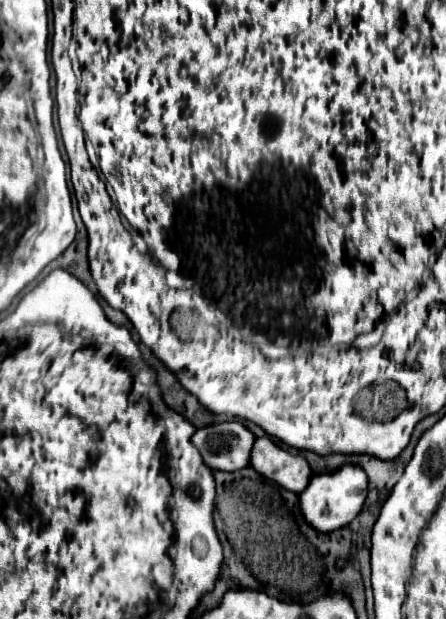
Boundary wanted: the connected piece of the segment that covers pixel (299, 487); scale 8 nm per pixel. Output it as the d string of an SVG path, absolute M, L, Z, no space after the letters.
M256 438L250 464L256 472L278 482L294 494L300 494L312 478L312 470L304 456L288 454L286 450L278 448L270 438Z

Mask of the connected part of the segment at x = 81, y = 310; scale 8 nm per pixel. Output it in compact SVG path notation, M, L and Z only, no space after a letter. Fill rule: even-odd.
M62 268L52 270L34 290L30 290L28 294L22 296L22 300L18 302L14 312L10 312L6 316L6 326L8 328L22 328L24 324L32 324L36 320L62 324L68 330L88 330L92 336L96 336L96 340L100 344L112 344L118 352L126 352L134 344L130 340L130 332L126 328L112 324L104 316L104 310L100 308L96 296L76 276L72 276L70 272L66 272Z

